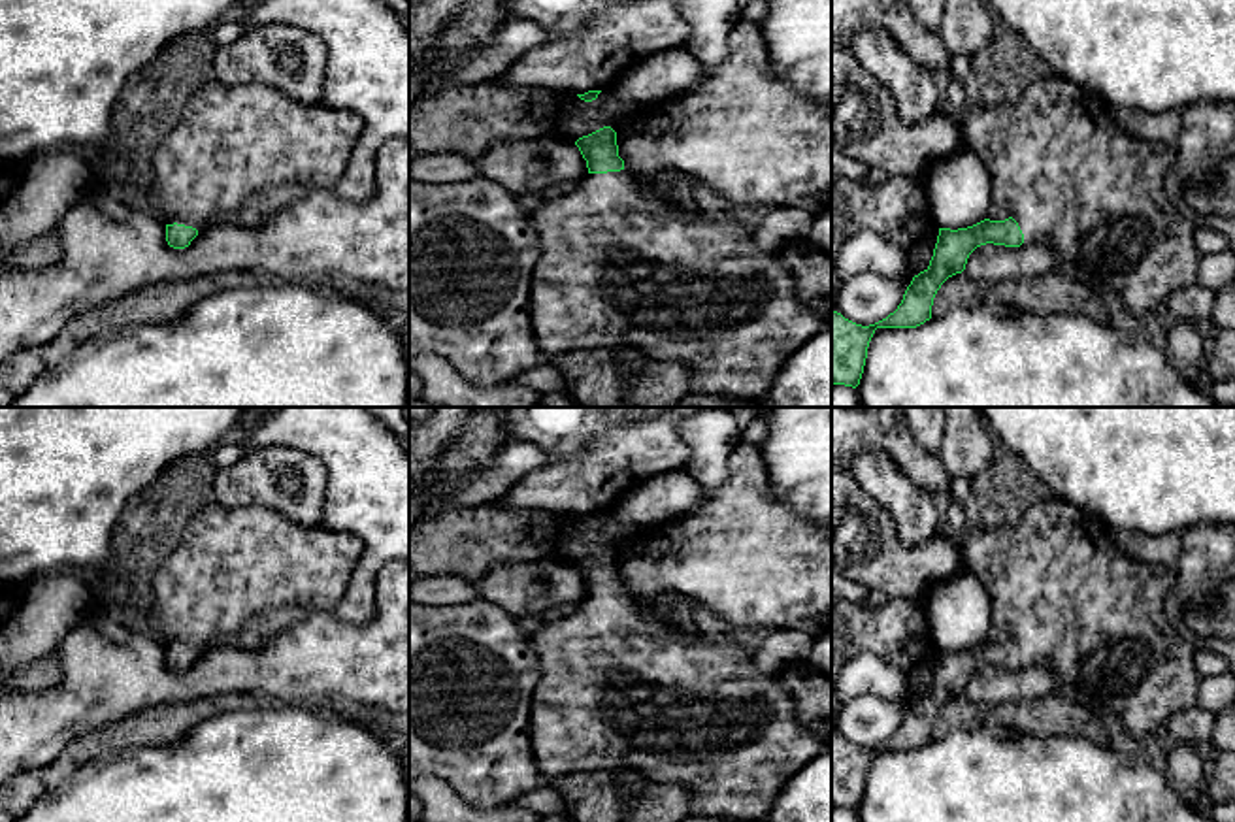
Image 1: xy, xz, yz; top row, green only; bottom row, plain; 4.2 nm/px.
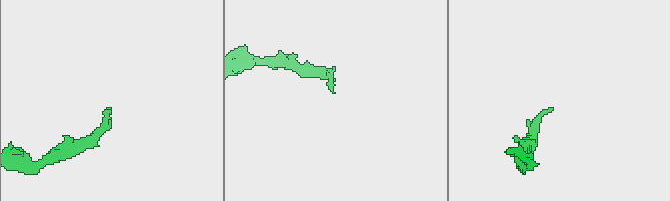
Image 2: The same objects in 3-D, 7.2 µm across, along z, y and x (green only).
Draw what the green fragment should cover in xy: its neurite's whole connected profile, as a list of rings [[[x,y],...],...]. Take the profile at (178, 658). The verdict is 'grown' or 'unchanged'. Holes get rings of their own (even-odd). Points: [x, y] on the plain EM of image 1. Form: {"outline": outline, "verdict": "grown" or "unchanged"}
{"outline": [[[219,503],[202,507],[185,526],[173,552],[156,569],[145,605],[153,628],[168,639],[168,667],[189,669],[209,645],[273,609],[296,605],[313,613],[338,605],[360,552],[358,537],[292,522],[270,507],[228,509]]], "verdict": "grown"}

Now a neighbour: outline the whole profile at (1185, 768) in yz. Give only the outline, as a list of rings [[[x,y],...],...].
[[[1175,743],[1167,752],[1165,777],[1178,794],[1186,797],[1197,794],[1203,777],[1201,750]]]

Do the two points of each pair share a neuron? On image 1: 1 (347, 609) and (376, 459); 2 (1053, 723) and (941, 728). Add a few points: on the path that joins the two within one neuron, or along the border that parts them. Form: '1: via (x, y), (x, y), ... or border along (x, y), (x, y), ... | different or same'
1: via (366, 572), (376, 555), (376, 496) | same
2: via (1024, 717), (970, 717) | same

